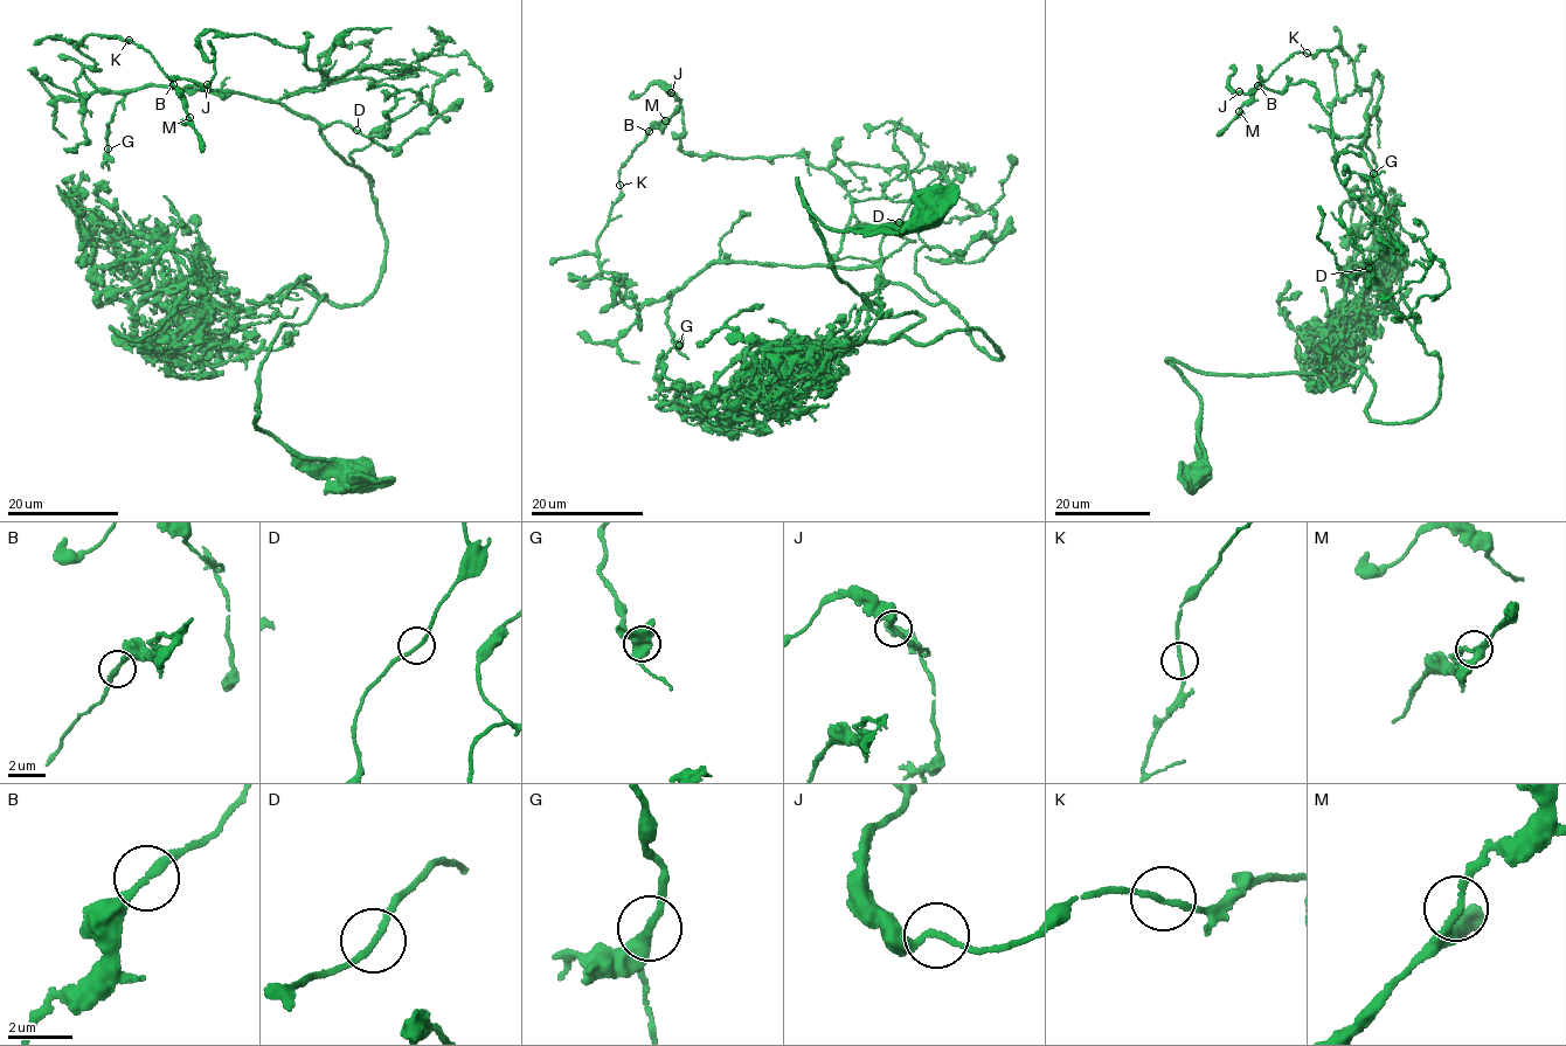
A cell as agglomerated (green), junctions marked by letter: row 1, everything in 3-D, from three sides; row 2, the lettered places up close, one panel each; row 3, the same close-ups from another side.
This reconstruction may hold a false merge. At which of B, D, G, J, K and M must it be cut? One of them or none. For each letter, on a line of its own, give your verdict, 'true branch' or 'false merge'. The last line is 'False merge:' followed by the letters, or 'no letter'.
B: true branch
D: true branch
G: true branch
J: true branch
K: true branch
M: true branch
False merge: no letter

